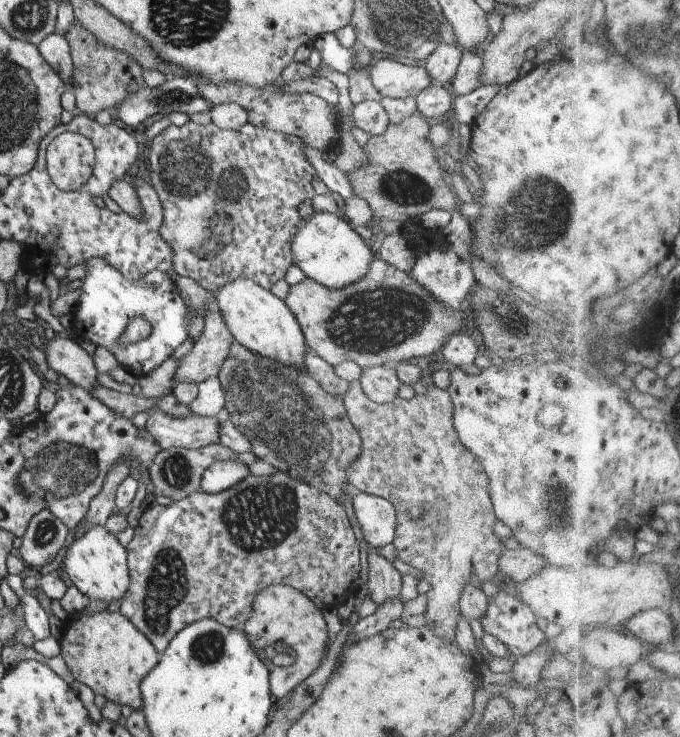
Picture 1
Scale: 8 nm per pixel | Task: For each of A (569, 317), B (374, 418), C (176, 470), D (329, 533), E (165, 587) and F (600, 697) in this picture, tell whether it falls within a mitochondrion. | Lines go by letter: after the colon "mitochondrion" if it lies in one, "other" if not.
A: other
B: other
C: mitochondrion
D: other
E: mitochondrion
F: other

